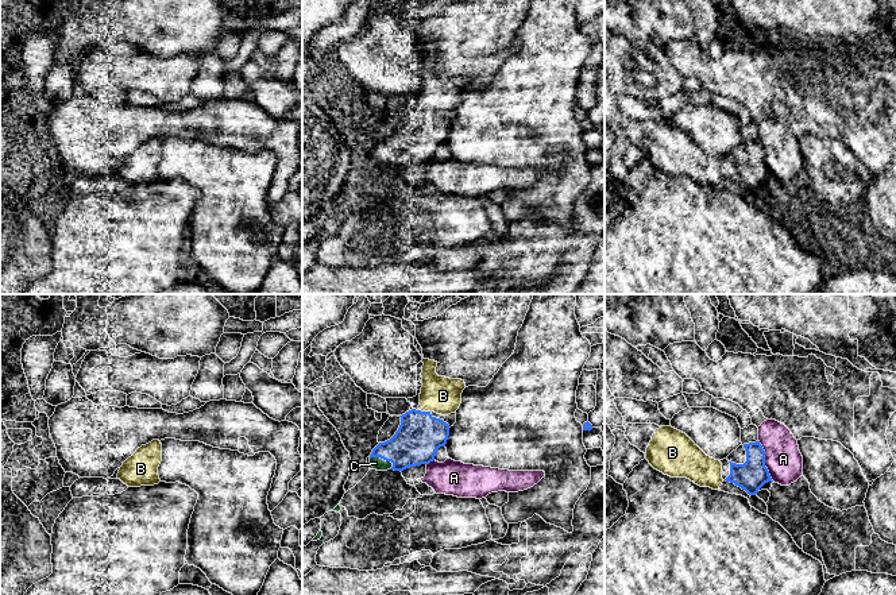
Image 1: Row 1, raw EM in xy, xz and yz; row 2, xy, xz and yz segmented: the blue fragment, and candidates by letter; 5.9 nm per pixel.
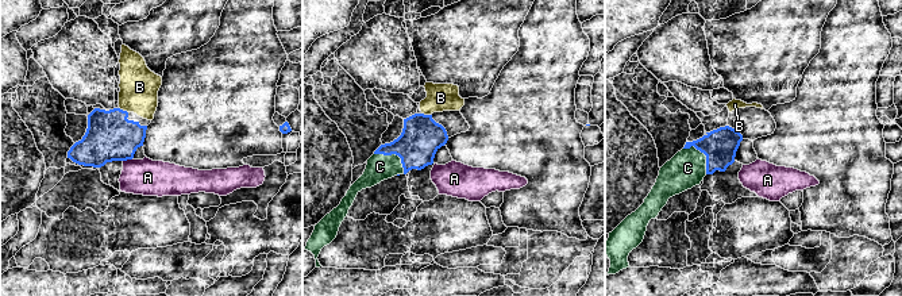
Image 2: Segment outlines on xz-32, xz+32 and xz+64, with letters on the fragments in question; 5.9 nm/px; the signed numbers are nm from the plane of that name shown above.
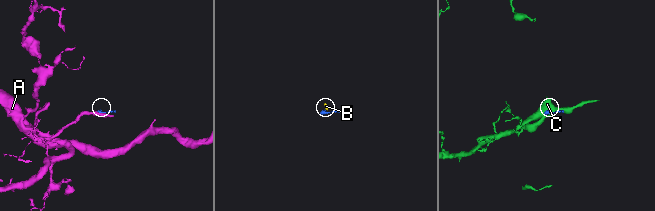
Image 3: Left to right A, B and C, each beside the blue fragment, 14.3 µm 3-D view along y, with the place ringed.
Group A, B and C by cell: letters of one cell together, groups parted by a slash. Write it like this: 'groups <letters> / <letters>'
groups A / B C

